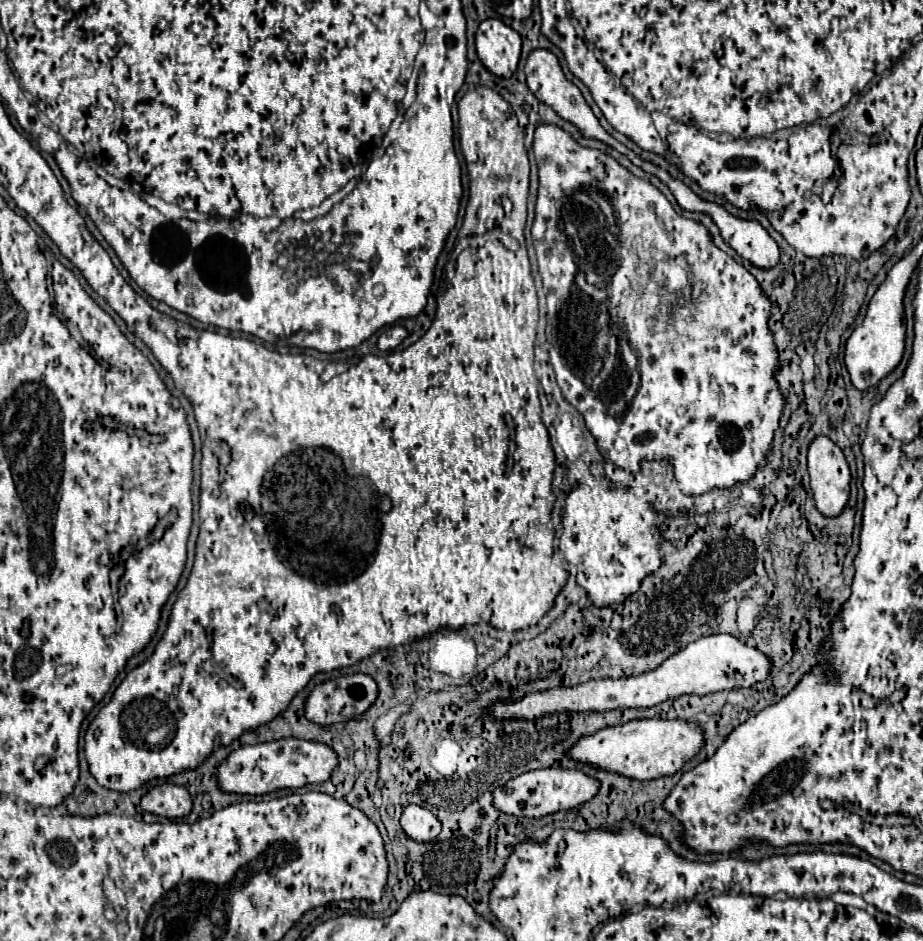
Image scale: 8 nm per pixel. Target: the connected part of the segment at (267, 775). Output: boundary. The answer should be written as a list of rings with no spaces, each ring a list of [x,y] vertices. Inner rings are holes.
[[[282,738],[234,750],[218,768],[218,784],[224,792],[262,796],[284,788],[302,788],[306,784],[322,784],[338,768],[336,752],[322,742]]]

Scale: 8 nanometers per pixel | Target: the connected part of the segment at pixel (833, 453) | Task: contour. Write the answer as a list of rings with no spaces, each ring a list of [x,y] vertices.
[[[818,436],[808,450],[808,472],[810,472],[810,488],[814,494],[818,512],[828,518],[838,516],[844,510],[850,496],[850,470],[840,446],[836,446],[826,436]]]

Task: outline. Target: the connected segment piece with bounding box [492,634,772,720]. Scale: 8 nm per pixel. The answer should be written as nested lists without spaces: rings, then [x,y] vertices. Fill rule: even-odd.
[[[712,634],[712,636],[700,638],[688,644],[678,654],[670,656],[660,668],[646,672],[644,676],[620,678],[620,680],[610,680],[610,678],[590,680],[574,688],[556,688],[548,692],[536,692],[532,696],[524,696],[524,700],[516,700],[516,704],[496,704],[496,708],[492,708],[492,714],[494,716],[524,716],[524,718],[534,720],[536,716],[564,712],[564,710],[604,712],[604,710],[614,710],[614,708],[648,708],[668,698],[682,696],[682,694],[710,694],[710,692],[744,688],[744,686],[748,688],[766,680],[770,676],[770,670],[772,670],[772,662],[758,648],[744,644],[740,638],[732,634]]]

